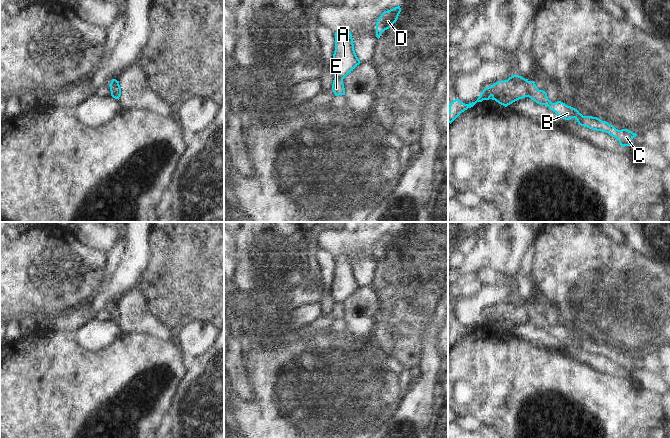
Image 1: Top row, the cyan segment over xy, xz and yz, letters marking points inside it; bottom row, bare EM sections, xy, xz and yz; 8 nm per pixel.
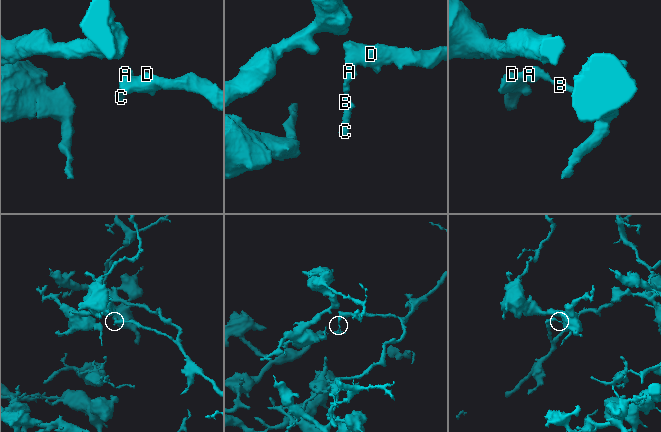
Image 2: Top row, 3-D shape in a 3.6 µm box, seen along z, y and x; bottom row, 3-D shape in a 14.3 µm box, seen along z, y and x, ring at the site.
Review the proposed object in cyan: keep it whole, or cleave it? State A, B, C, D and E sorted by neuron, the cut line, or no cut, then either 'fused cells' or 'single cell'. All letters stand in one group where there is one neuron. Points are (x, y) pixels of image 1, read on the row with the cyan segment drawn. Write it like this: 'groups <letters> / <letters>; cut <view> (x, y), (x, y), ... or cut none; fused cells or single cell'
groups A D / B C E; cut yz (529, 81), (527, 96); fused cells

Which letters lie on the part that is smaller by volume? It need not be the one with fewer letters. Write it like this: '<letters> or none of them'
B, C, E

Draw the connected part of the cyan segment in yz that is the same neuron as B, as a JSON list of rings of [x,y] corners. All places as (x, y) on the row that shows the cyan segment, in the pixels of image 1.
[[[529,81],[527,91],[529,98],[540,105],[546,105],[550,110],[554,111],[563,119],[570,120],[575,118],[581,126],[608,133],[609,135],[615,137],[623,147],[630,146],[631,140],[637,136],[636,133],[627,129],[618,130],[613,125],[606,121],[602,121],[597,117],[583,116],[577,109],[568,106],[561,101],[552,103],[548,99],[547,93],[543,90],[539,90],[534,81]]]

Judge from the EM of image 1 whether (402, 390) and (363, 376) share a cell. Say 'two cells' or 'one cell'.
one cell

